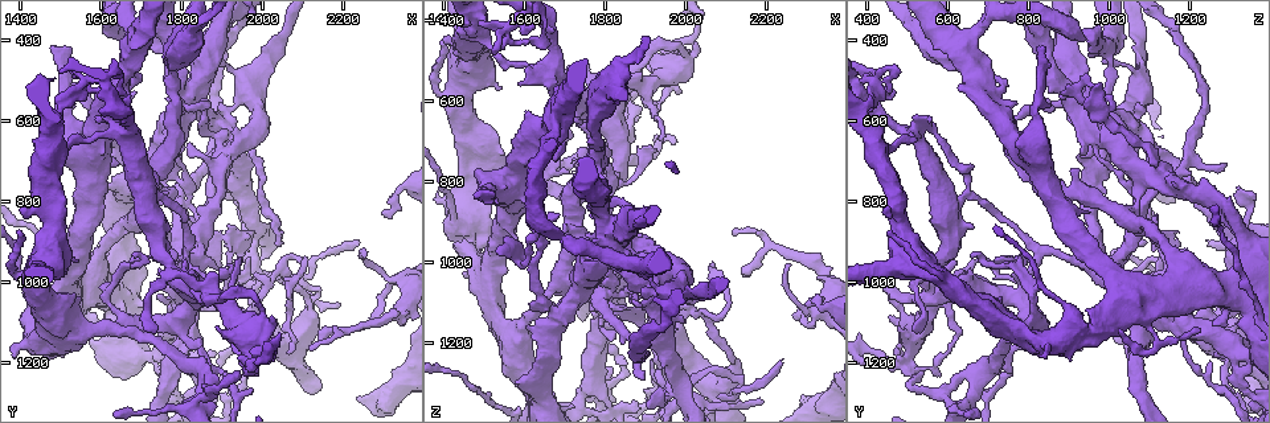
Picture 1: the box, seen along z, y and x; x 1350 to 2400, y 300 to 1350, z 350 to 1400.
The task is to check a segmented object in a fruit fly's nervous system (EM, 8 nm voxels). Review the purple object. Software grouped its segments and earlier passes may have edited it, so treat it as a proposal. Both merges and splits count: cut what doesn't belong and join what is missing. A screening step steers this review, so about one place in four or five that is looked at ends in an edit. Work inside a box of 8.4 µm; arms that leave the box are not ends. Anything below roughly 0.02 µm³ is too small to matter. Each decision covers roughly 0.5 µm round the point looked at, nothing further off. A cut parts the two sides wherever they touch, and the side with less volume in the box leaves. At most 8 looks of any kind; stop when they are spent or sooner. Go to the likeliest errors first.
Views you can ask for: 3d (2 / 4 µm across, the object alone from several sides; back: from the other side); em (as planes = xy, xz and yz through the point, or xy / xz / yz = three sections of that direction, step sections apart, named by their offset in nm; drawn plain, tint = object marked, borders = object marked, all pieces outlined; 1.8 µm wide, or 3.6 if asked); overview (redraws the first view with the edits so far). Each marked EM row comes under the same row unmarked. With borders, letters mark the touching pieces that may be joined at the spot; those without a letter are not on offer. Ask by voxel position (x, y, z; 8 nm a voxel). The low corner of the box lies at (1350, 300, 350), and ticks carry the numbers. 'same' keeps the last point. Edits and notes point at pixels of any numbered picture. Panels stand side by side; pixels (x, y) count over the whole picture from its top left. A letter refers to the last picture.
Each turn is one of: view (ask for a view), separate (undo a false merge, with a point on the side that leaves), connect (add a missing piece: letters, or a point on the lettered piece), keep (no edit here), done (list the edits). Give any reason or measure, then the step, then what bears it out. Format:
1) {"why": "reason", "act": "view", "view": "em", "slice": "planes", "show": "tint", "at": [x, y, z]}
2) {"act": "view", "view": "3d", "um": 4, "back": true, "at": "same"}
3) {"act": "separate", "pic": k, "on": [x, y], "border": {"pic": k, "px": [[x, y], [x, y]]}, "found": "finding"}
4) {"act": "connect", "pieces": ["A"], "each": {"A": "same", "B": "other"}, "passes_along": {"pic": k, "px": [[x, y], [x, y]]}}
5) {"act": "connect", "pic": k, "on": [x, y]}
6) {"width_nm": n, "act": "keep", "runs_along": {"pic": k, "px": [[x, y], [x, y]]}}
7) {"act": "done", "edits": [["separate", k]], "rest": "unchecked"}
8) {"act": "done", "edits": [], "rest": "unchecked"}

{"why": "sharp bend", "act": "view", "view": "3d", "um": 4, "at": [1800, 1100, 1155]}

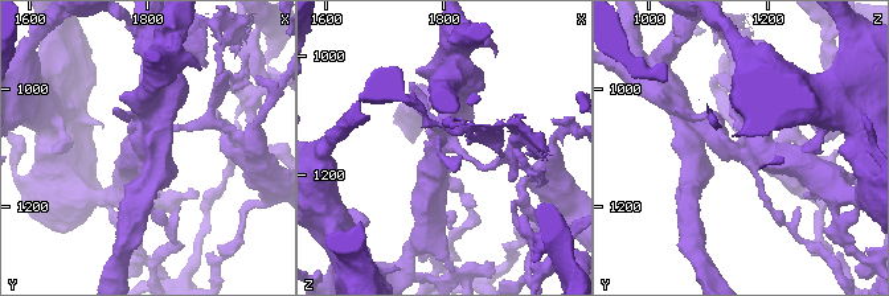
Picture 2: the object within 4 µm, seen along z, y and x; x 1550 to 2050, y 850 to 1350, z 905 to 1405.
{"act": "view", "view": "em", "slice": "planes", "show": "borders", "at": [1800, 1105, 1150]}

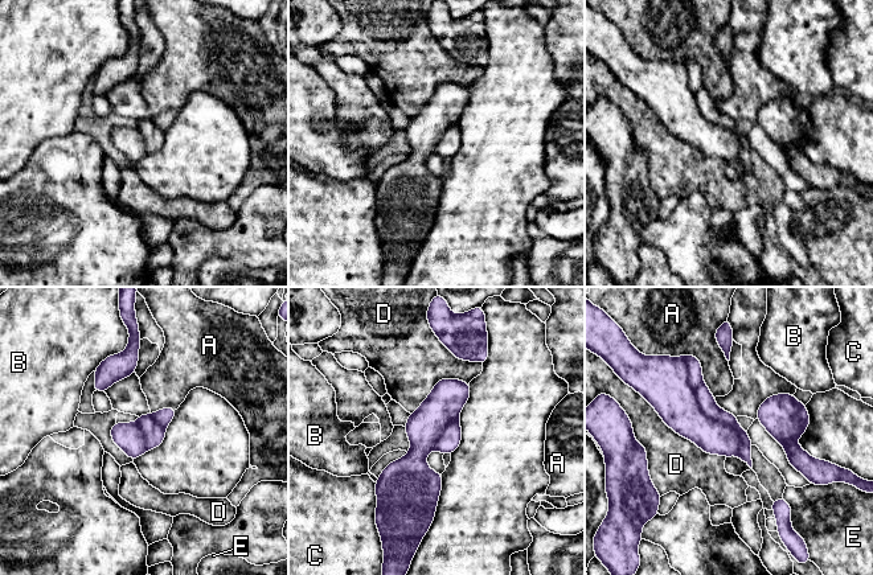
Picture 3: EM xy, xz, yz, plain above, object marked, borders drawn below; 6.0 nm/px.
{"act": "keep", "each": {"A": "other", "B": "other", "C": "other", "D": "other", "E": "other"}, "runs_along": {"pic": 3, "px": [[455, 382], [418, 452], [430, 514]]}, "found": "continuous, no second cell"}

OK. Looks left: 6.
{"why": "four arms meet", "act": "view", "view": "3d", "um": 4, "at": [1815, 540, 915]}

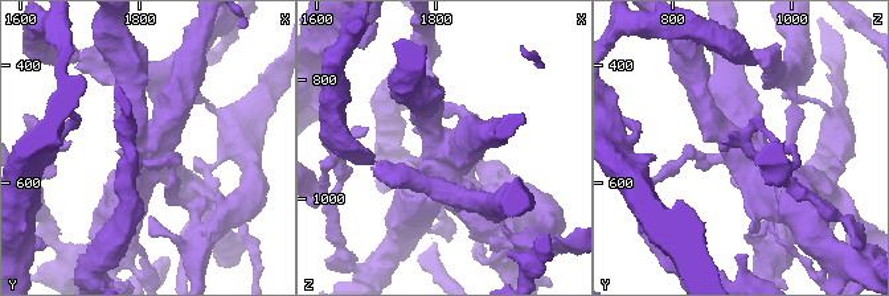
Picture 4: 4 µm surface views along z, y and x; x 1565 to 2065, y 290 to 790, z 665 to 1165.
{"act": "view", "view": "em", "slice": "planes", "show": "borders", "at": [1810, 540, 920]}

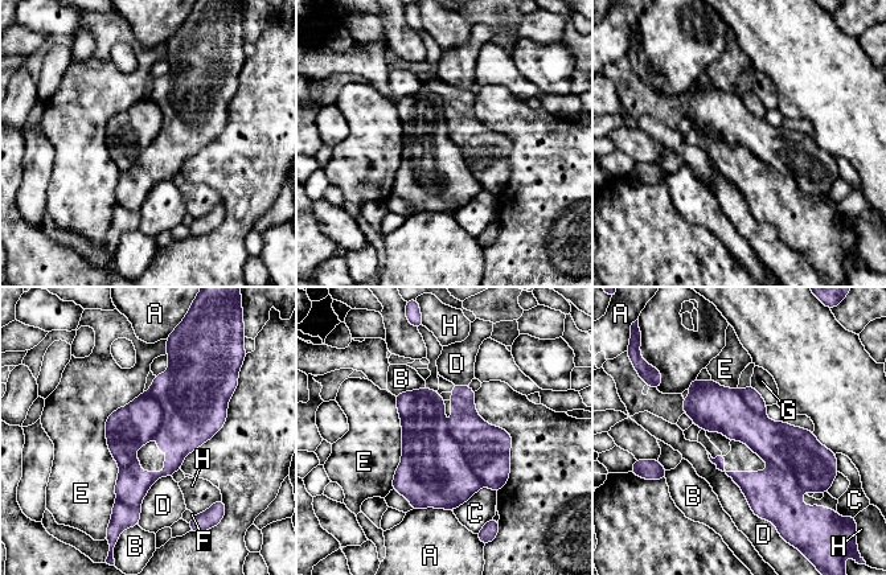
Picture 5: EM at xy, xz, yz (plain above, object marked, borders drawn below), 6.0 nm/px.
{"act": "keep", "each": {"A": "other", "B": "other", "C": "other", "D": "other", "E": "other", "F": "other", "G": "other", "H": "other"}, "runs_along": {"pic": 5, "px": [[686, 401], [819, 450]]}, "found": "continuous, no second cell"}

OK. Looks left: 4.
{"why": "thick turns thin", "act": "view", "view": "em", "slice": "yz", "step": 4, "show": "borders", "at": [1635, 640, 515]}

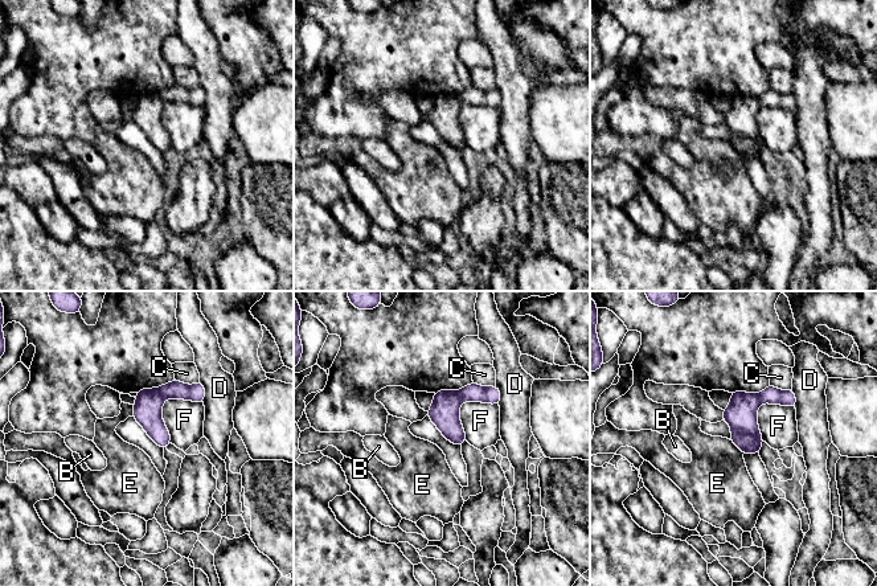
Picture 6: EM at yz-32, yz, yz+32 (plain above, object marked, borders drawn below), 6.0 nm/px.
{"longest_contact_nm": ["F", 320], "act": "keep", "each": {"B": "other", "C": "other", "D": "other", "E": "other", "F": "other"}, "border": {"pic": 6, "px": [[730, 441], [744, 453]]}, "found": "continuous, no second cell"}

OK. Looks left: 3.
{"act": "done", "edits": [], "rest": "unchecked"}

